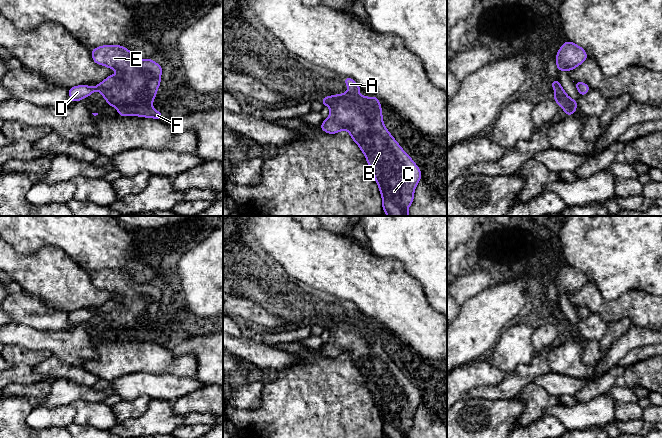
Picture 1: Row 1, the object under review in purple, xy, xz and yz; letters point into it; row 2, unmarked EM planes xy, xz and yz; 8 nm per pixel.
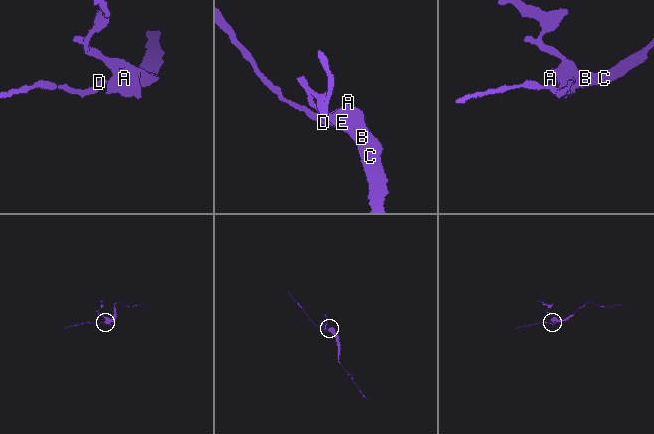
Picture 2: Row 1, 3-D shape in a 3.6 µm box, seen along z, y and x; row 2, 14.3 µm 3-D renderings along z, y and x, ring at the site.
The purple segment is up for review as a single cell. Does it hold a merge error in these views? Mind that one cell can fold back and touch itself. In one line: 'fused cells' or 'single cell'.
single cell

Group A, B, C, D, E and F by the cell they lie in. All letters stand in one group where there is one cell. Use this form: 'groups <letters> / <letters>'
groups A B C D E F

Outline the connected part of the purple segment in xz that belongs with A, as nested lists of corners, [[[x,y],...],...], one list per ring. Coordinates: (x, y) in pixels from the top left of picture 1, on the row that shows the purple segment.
[[[350,77],[344,78],[344,81],[349,89],[346,93],[326,96],[321,100],[323,105],[329,107],[330,114],[320,127],[329,134],[347,130],[365,155],[373,172],[382,196],[384,213],[387,216],[409,216],[408,208],[413,202],[415,188],[422,178],[420,169],[386,129],[382,121],[382,105],[378,98],[358,94],[357,91],[363,89]]]

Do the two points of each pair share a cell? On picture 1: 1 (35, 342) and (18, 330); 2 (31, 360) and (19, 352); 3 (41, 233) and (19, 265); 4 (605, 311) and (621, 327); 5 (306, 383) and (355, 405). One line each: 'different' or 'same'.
1: same
2: same
3: different
4: different
5: same

